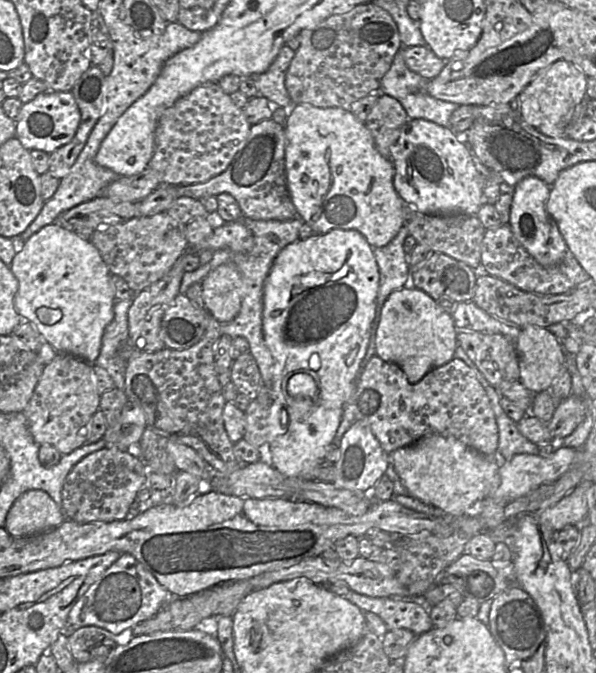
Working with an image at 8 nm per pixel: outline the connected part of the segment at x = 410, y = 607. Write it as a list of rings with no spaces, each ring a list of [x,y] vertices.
[[[350,589],[346,599],[363,611],[377,614],[388,630],[408,629],[420,635],[433,628],[424,596],[411,598],[370,597]]]

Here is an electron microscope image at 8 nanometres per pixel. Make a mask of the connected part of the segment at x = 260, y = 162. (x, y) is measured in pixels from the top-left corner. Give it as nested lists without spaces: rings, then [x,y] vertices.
[[[273,119],[252,125],[246,141],[224,172],[206,182],[178,188],[178,197],[194,199],[217,197],[221,193],[232,195],[239,203],[244,217],[252,220],[289,221],[299,217],[287,187],[283,125]]]

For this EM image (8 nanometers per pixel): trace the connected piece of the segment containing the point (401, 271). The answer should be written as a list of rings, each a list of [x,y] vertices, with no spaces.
[[[402,226],[387,245],[373,248],[380,276],[376,308],[380,316],[388,296],[393,291],[410,285],[410,265],[403,248],[408,235],[410,234],[407,227]]]

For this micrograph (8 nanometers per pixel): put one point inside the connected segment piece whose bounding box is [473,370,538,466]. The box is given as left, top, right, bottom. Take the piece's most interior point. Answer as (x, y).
(511, 442)

